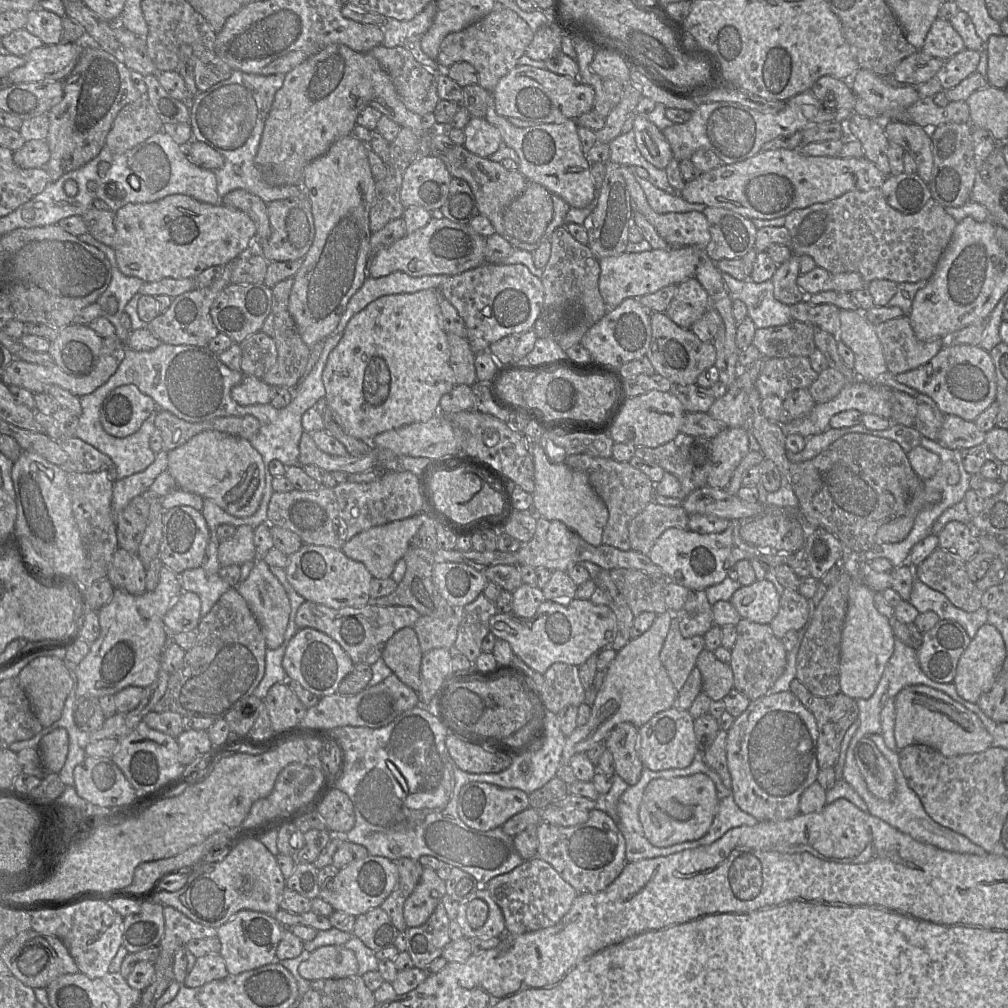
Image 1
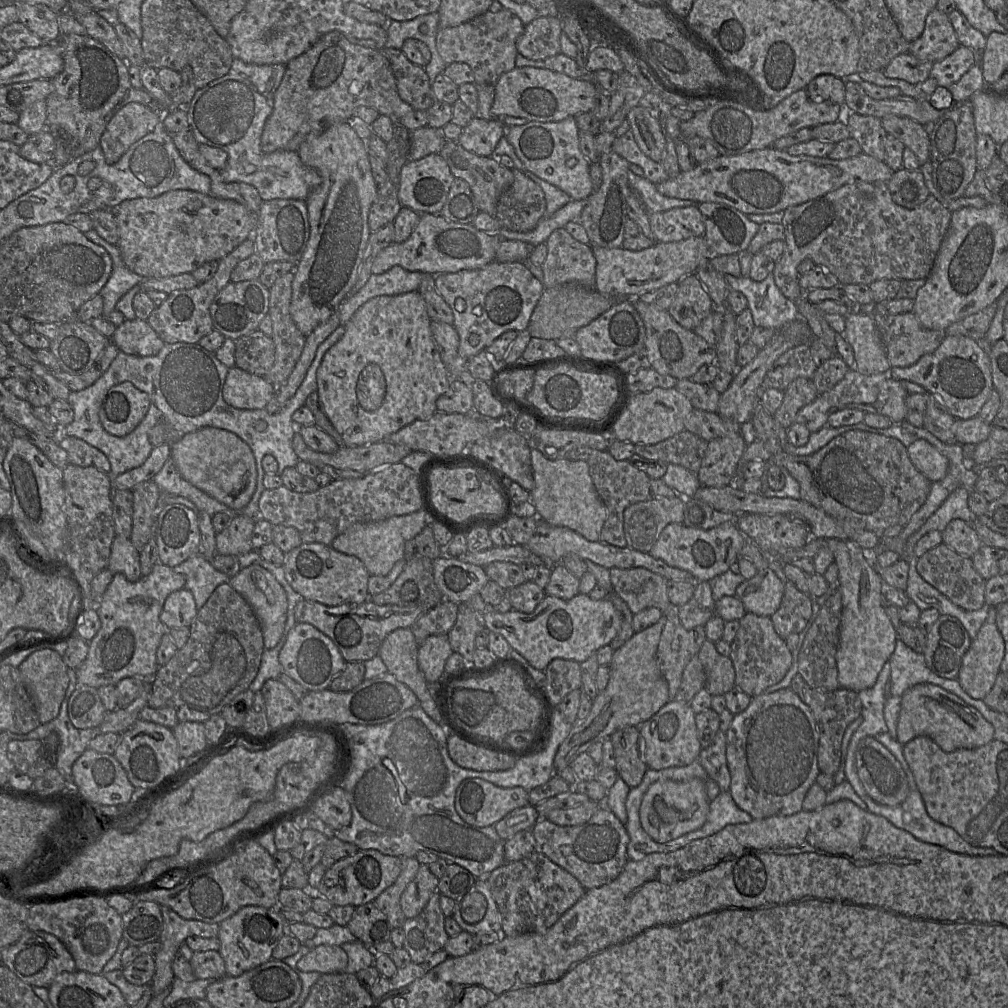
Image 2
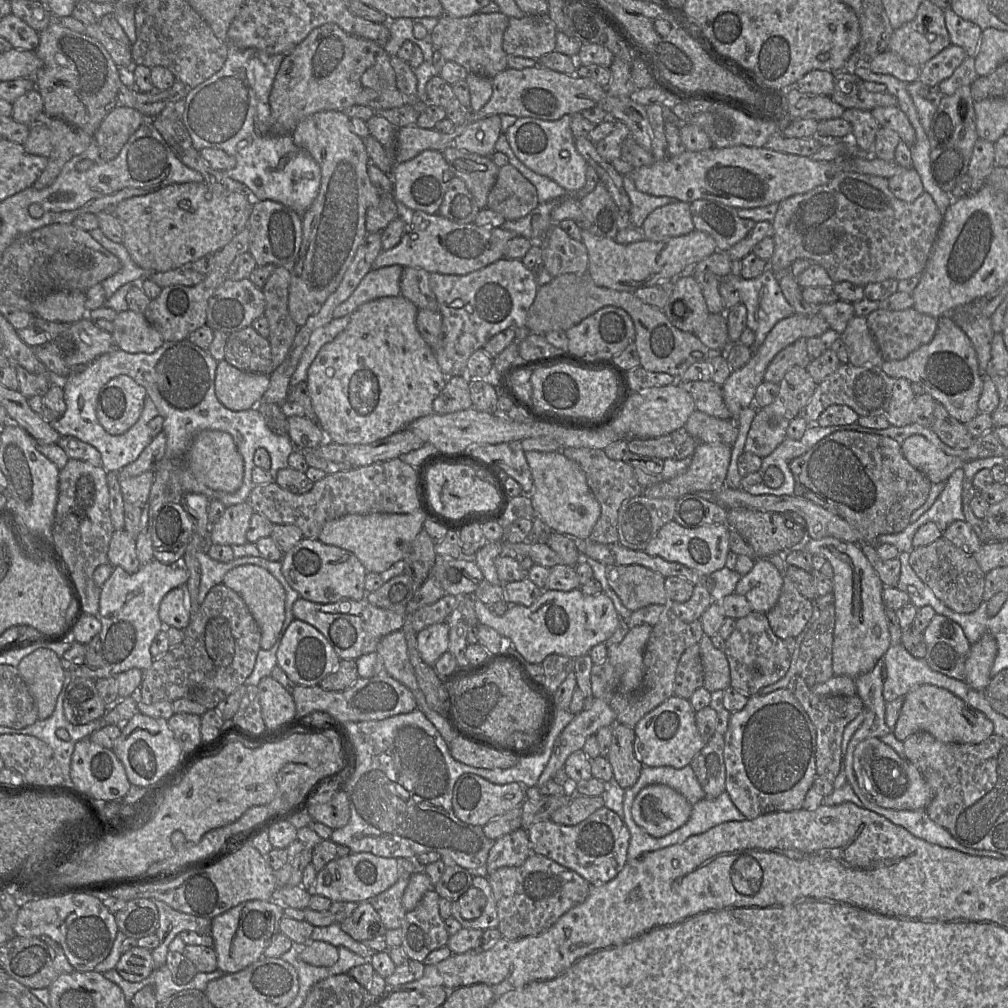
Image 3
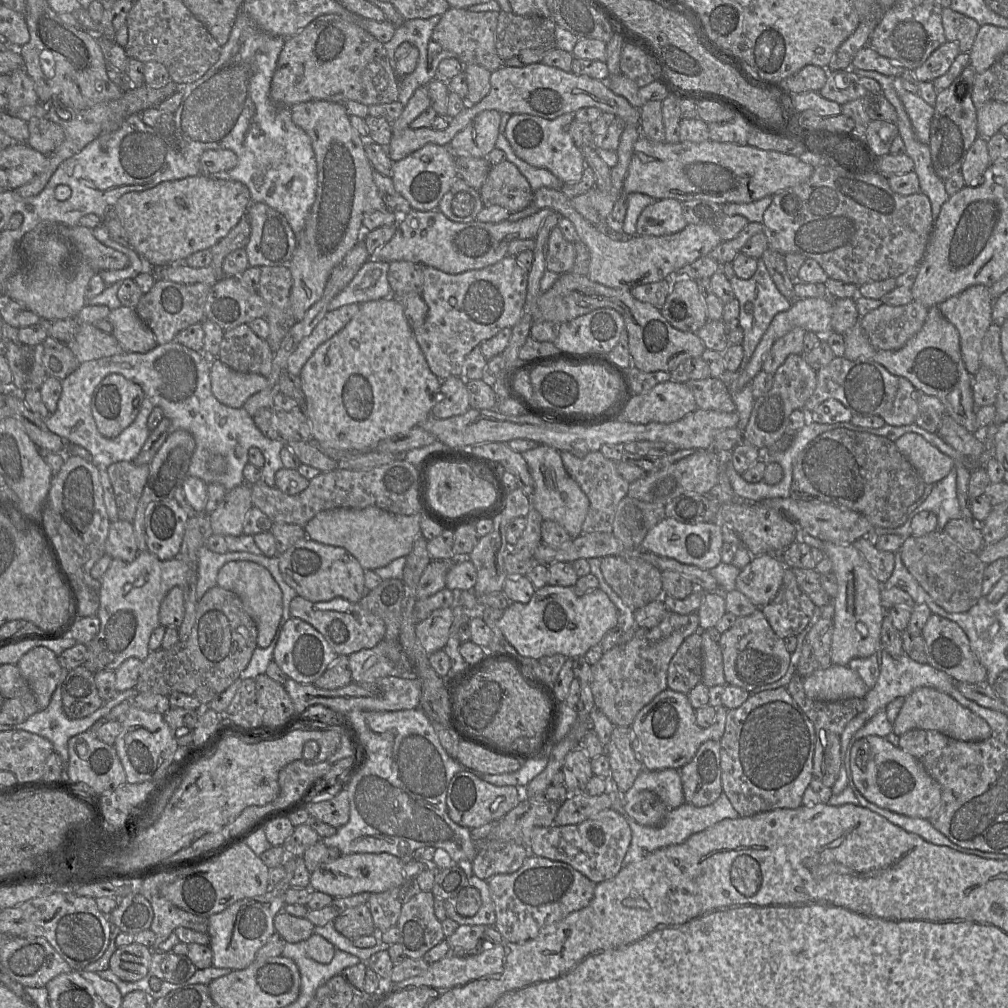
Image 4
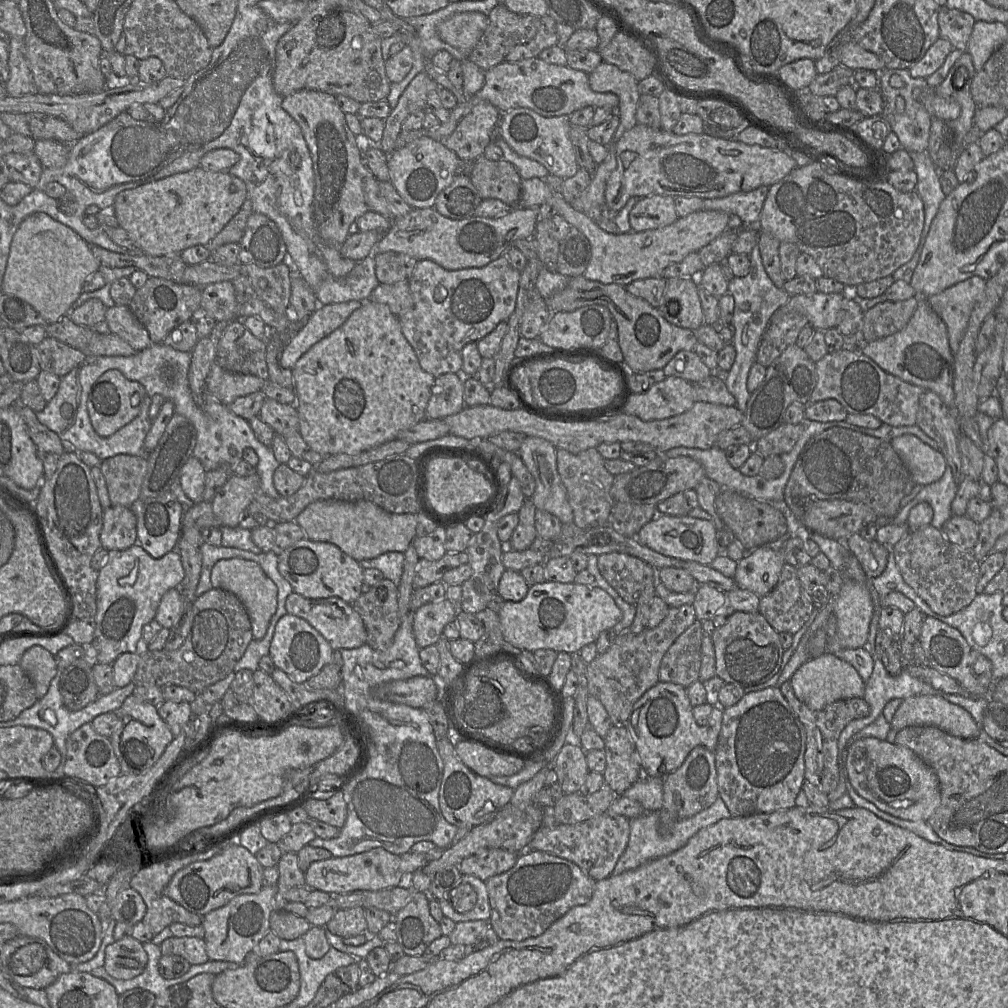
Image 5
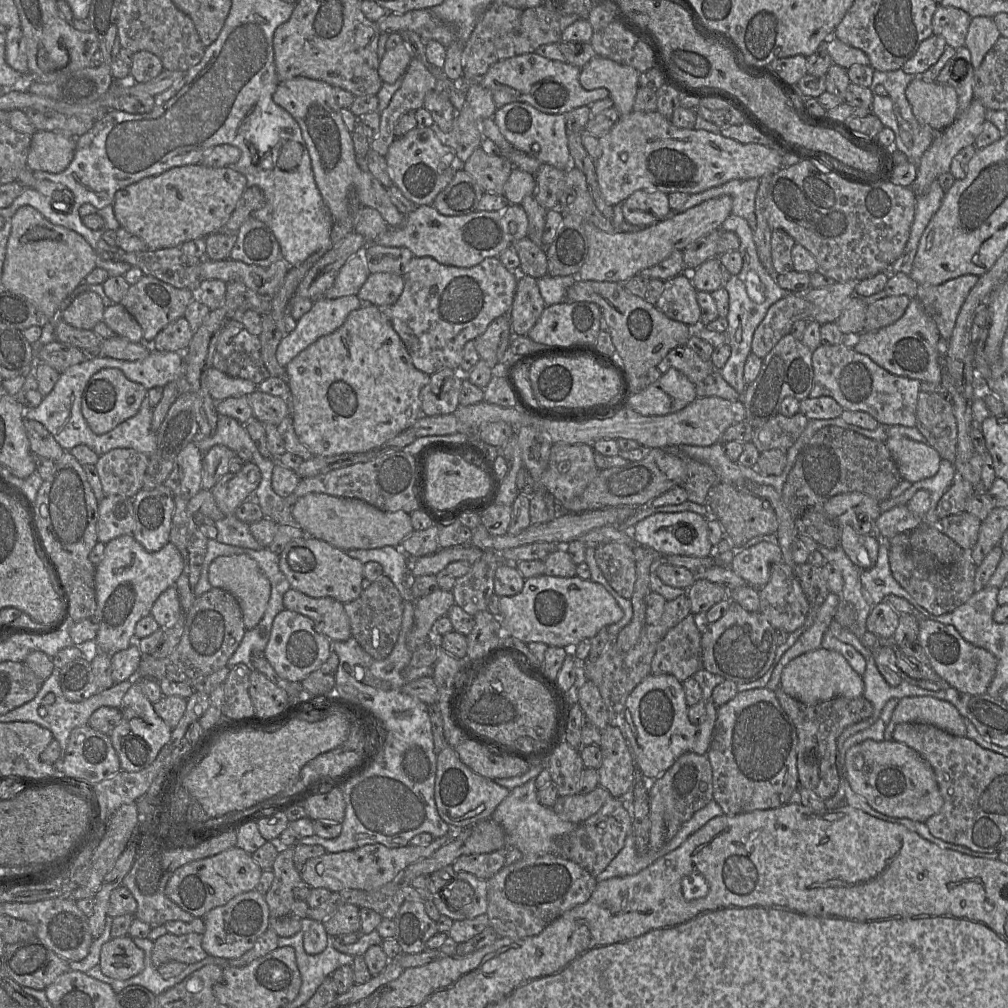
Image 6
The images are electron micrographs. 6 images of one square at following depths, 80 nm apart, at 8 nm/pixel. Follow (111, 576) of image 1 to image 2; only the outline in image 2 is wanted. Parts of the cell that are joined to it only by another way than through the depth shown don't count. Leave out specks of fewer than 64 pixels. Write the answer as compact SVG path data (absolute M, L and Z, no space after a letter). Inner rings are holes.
M116 536L112 543L108 569L114 574L123 574L130 582L140 580L143 577L140 566L140 550L130 539Z

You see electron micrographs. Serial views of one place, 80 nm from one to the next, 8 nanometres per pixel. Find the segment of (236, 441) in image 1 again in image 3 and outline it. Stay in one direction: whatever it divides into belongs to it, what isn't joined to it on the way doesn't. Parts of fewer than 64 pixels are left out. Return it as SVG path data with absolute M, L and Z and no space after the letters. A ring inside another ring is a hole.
M217 430L200 431L195 435L186 451L185 462L194 476L213 490L233 493L242 485L244 460L229 433Z

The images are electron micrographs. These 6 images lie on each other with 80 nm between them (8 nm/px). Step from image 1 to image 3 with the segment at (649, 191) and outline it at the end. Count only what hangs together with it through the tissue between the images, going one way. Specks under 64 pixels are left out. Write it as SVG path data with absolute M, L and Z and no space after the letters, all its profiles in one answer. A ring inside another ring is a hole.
M623 175L624 189L627 192L630 207L630 223L633 228L641 228L647 216L656 208L679 201L673 197L653 196L636 189L631 177Z

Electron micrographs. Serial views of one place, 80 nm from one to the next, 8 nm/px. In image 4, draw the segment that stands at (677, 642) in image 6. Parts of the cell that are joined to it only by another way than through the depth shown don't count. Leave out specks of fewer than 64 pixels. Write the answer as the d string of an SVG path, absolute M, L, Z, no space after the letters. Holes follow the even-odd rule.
M701 631L688 636L671 659L667 673L668 688L688 695L702 682Z

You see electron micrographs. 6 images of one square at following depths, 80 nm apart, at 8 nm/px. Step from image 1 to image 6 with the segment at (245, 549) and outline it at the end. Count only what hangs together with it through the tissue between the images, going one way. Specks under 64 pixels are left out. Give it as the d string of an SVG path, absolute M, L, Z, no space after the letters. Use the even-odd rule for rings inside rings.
M246 462L238 472L222 476L211 492L224 515L234 515L237 507L255 492L261 482L261 472L254 462Z

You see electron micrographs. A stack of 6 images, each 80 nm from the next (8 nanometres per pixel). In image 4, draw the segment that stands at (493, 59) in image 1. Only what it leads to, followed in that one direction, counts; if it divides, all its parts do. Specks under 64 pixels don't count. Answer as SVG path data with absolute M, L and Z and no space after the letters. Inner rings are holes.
M449 8L434 27L431 39L444 50L452 52L463 66L476 64L493 72L504 65L495 47L497 22L497 12L471 12L467 9Z

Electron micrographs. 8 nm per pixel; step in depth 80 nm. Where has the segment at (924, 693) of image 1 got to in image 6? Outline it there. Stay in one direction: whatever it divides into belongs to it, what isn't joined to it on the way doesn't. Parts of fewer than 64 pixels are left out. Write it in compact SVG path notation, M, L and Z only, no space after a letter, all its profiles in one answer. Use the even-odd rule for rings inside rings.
M930 696L903 697L893 711L891 721L926 723L955 736L966 736L966 719L951 703Z

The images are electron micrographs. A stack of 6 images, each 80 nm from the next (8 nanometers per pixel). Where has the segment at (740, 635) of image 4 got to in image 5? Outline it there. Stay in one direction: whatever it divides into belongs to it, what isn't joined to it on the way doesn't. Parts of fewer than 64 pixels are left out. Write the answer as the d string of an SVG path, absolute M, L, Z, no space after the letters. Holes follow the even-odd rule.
M734 611L727 622L711 634L715 650L716 676L724 683L743 688L762 684L781 674L784 649L779 633L759 613Z

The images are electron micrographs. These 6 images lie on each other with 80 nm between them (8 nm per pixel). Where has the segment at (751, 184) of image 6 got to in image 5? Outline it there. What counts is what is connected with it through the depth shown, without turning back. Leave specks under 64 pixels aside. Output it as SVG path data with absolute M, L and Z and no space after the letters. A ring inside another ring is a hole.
M760 186L749 192L737 192L723 198L704 199L704 210L737 215L746 226L753 226L759 222L768 189L768 186Z

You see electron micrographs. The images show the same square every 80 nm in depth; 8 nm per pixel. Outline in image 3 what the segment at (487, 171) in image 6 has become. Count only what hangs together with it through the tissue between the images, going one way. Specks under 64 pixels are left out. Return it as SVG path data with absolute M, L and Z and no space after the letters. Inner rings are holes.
M510 163L499 168L497 180L489 192L487 208L501 214L506 221L518 220L527 216L539 205L535 186Z

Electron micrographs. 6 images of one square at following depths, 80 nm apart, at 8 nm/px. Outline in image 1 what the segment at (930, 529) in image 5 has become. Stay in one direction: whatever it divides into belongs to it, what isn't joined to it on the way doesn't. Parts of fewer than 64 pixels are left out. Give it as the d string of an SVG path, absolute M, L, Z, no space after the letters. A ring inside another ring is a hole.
M938 547L917 566L916 577L944 594L957 608L975 612L982 607L984 592L970 580L966 563L956 554Z

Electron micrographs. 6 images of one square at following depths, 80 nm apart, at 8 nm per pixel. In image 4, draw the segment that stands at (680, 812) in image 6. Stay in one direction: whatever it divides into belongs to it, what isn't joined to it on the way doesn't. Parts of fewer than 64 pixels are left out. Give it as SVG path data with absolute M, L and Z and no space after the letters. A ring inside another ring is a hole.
M708 740L704 742L689 763L680 770L685 803L695 807L713 804L722 794L720 742Z

